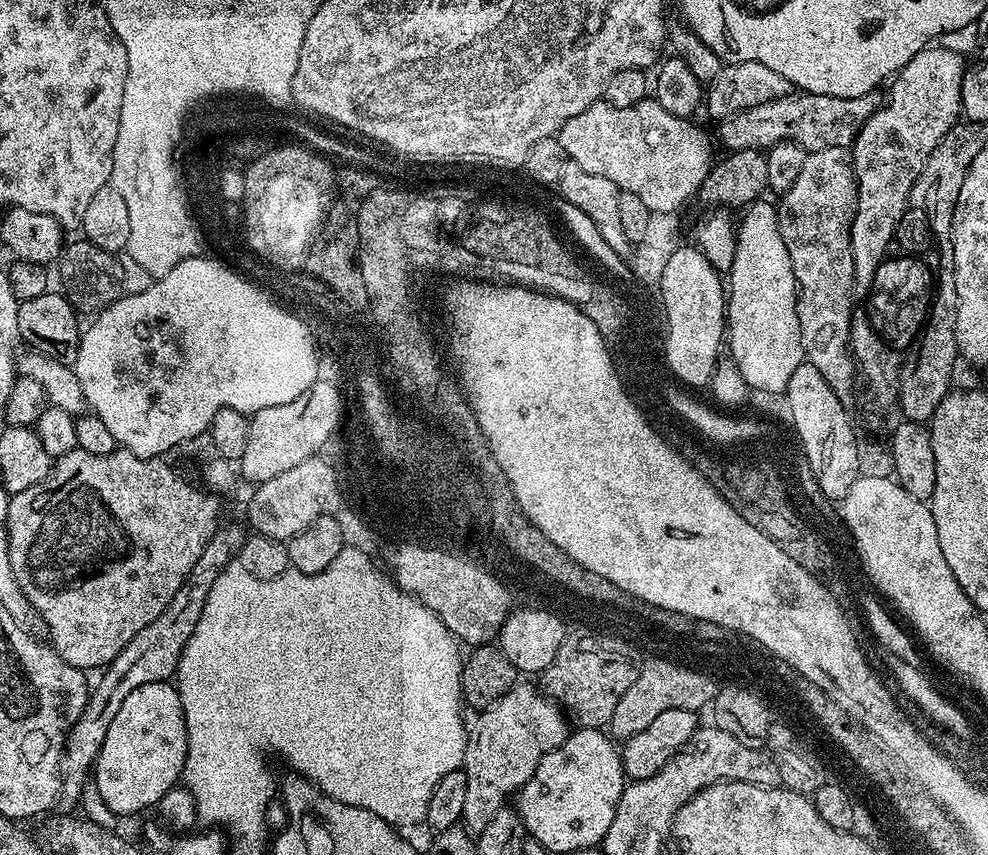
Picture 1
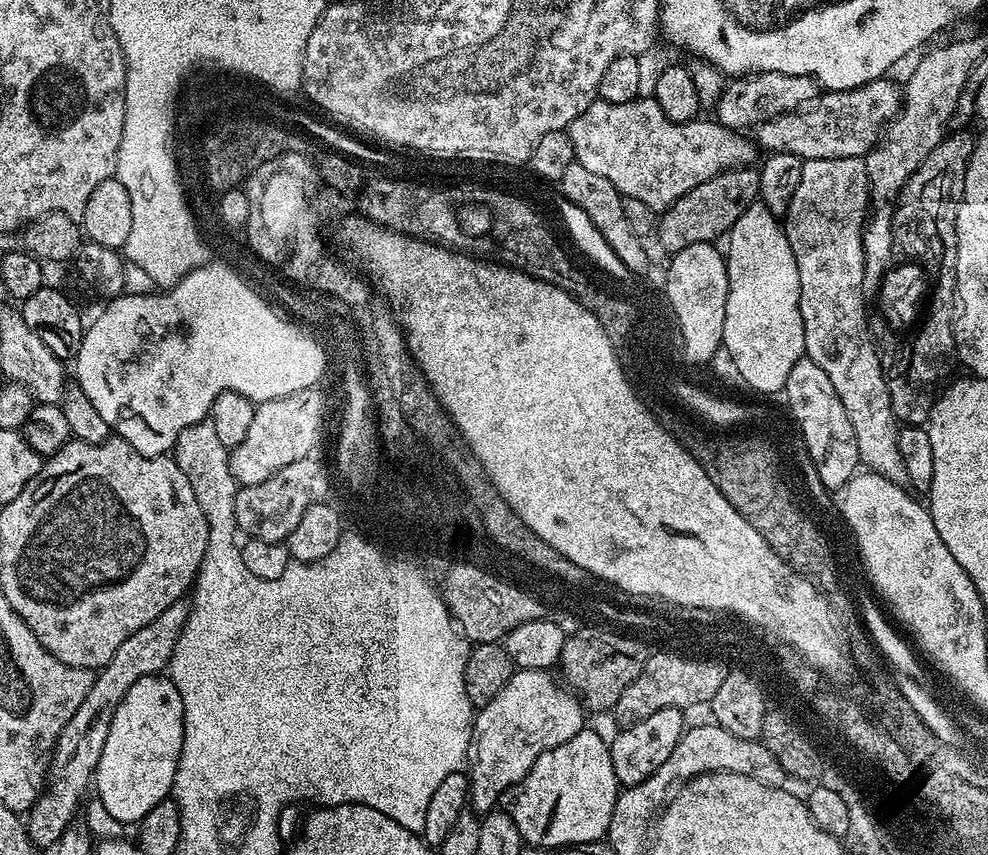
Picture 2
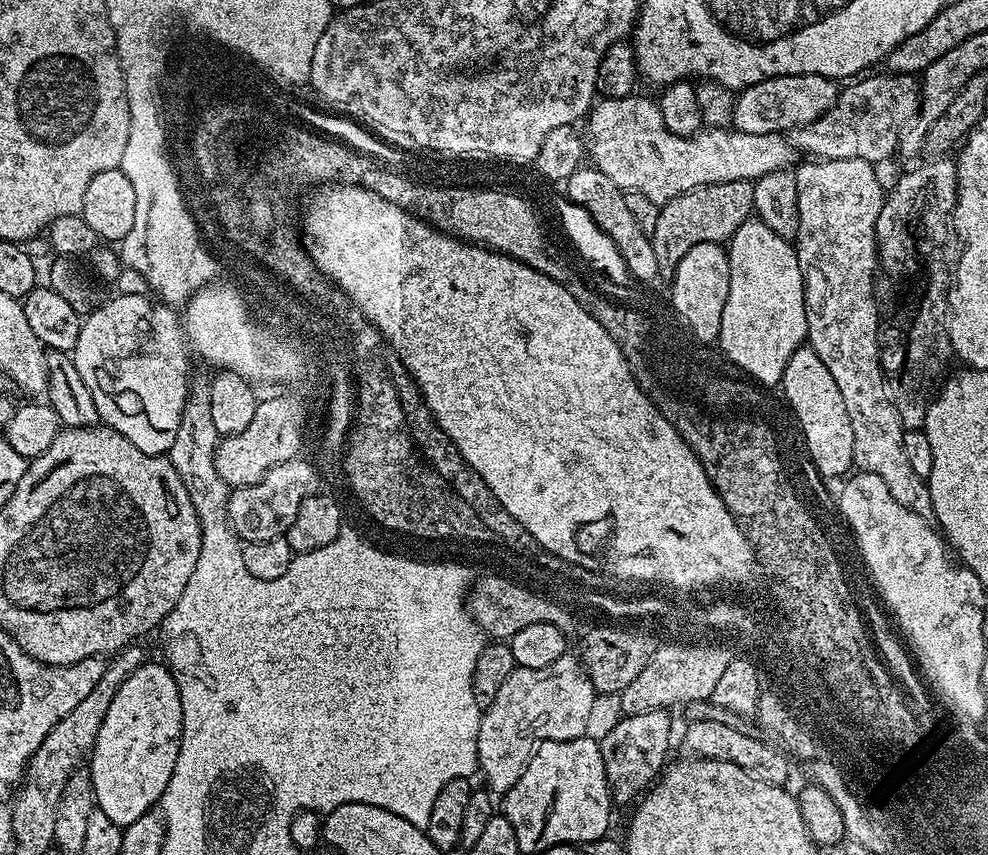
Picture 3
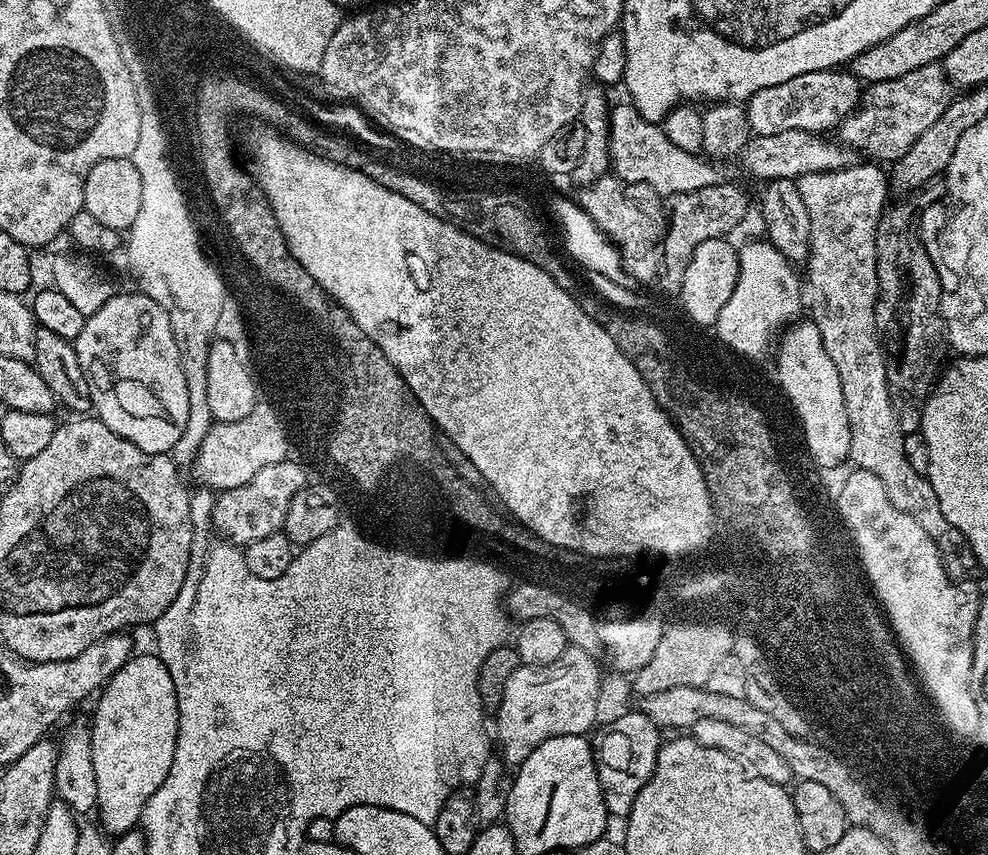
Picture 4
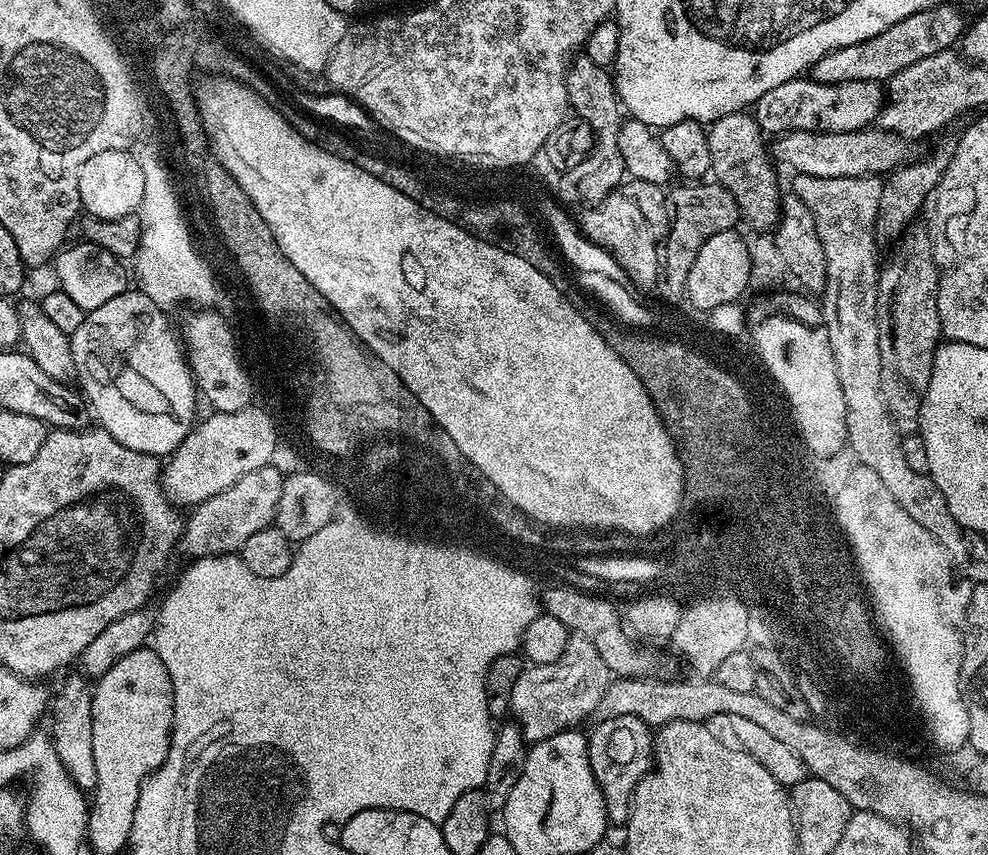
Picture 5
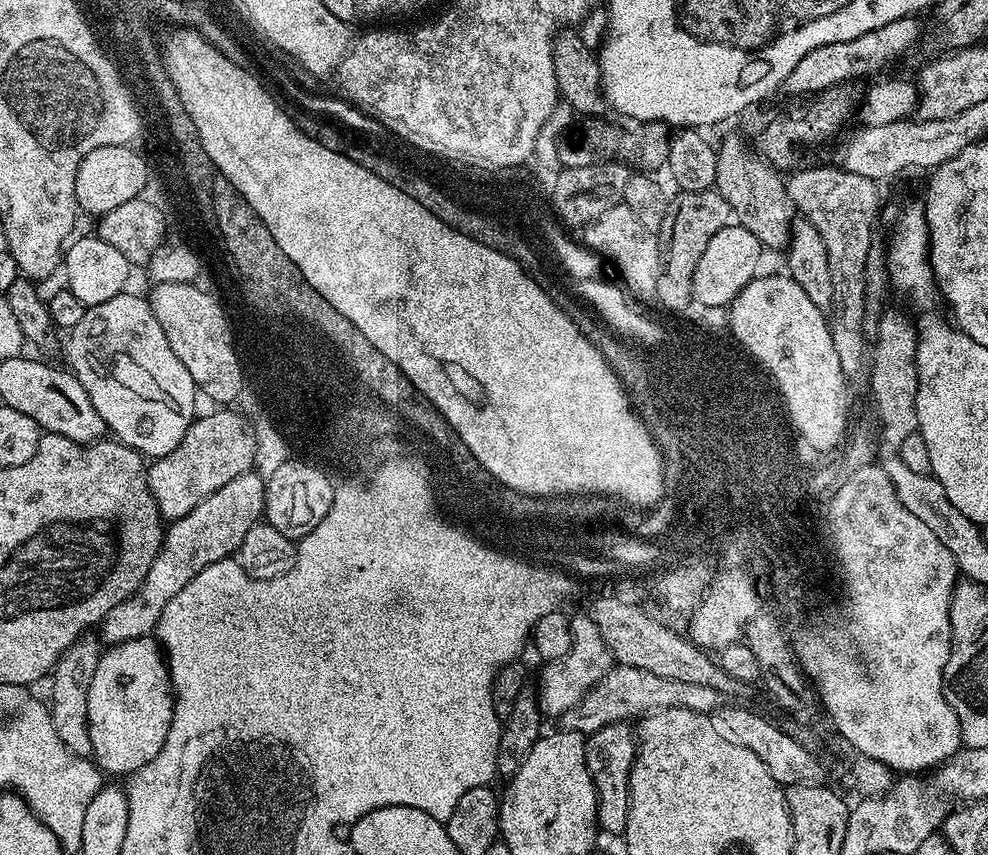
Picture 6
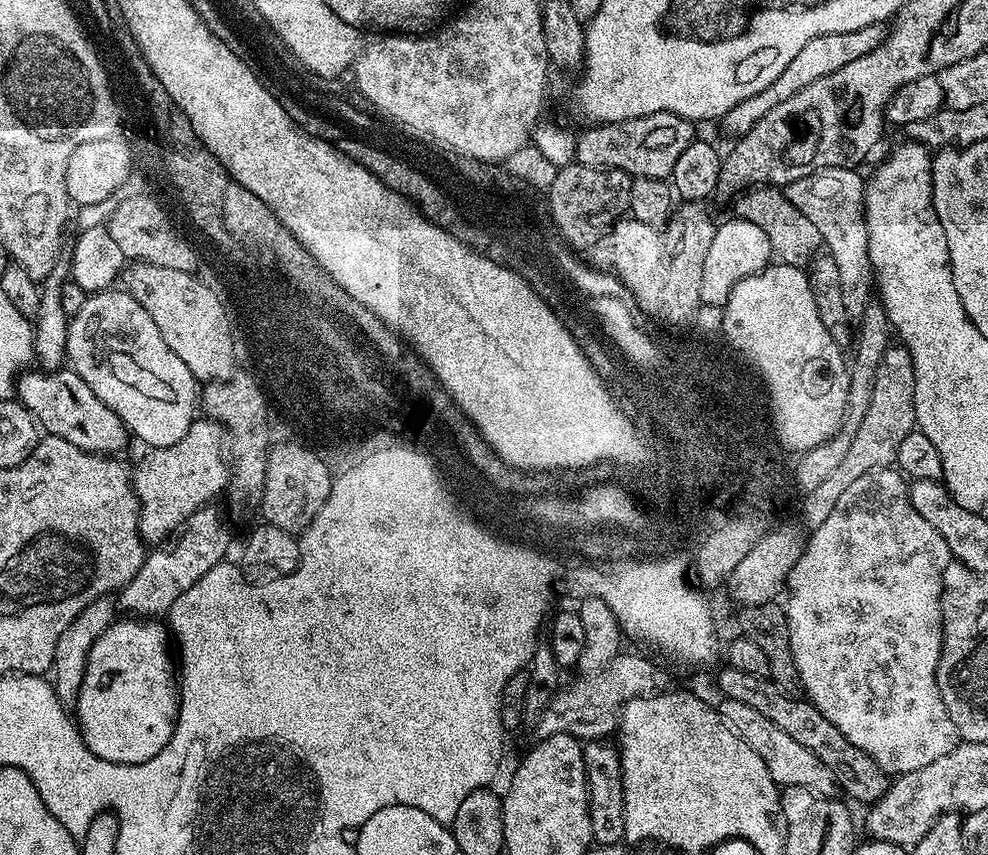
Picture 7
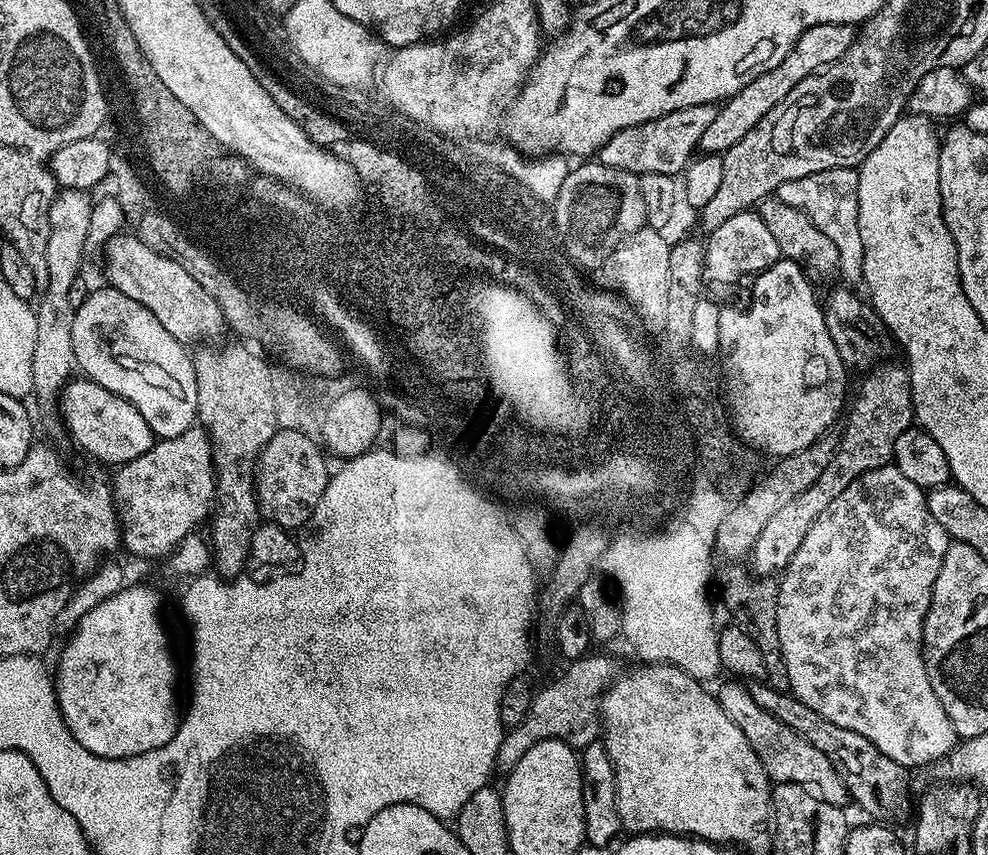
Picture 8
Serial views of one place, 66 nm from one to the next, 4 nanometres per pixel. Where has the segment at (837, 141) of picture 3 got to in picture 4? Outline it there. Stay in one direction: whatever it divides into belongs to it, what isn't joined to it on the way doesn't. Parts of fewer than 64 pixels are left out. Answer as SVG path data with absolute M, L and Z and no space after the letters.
M939 63L912 70L894 81L868 84L863 89L856 111L840 123L839 143L857 153L865 152L868 155L865 157L873 161L895 162L914 146L920 134L941 117L950 101L948 88L950 81Z

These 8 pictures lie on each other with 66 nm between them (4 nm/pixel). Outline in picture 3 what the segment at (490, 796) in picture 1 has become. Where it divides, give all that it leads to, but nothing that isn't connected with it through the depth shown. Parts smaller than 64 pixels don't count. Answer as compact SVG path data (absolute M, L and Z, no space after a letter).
M566 654L558 658L558 662L550 662L550 666L542 666L542 670L530 670L529 668L512 669L510 678L502 682L494 702L483 709L475 732L478 734L478 765L479 775L484 775L486 788L492 794L503 794L510 791L514 782L522 778L524 765L529 758L536 753L536 748L542 746L542 742L551 740L573 740L585 735L589 731L588 723L592 720L592 711L596 708L598 693L592 687L591 678L584 671L584 667L575 655Z

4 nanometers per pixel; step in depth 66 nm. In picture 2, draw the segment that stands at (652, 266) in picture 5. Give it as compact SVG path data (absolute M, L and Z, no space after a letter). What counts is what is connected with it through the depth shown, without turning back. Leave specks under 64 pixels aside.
M573 162L566 174L562 174L558 188L564 198L581 207L589 215L590 221L601 231L602 237L617 252L618 258L631 273L639 274L647 266L648 252L644 249L645 241L630 230L624 213L624 197L613 184L606 182L606 178L601 178L599 174L590 174L586 166Z

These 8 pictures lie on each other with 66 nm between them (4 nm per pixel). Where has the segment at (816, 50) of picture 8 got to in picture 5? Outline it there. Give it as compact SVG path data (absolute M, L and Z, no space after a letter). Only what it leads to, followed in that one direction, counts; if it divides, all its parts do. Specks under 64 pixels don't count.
M948 2L938 7L918 11L901 22L896 22L882 34L854 43L853 46L839 48L828 52L812 67L813 79L823 84L841 84L848 81L886 82L906 66L930 57L931 54L949 51L963 37L967 29L967 21L961 12Z

